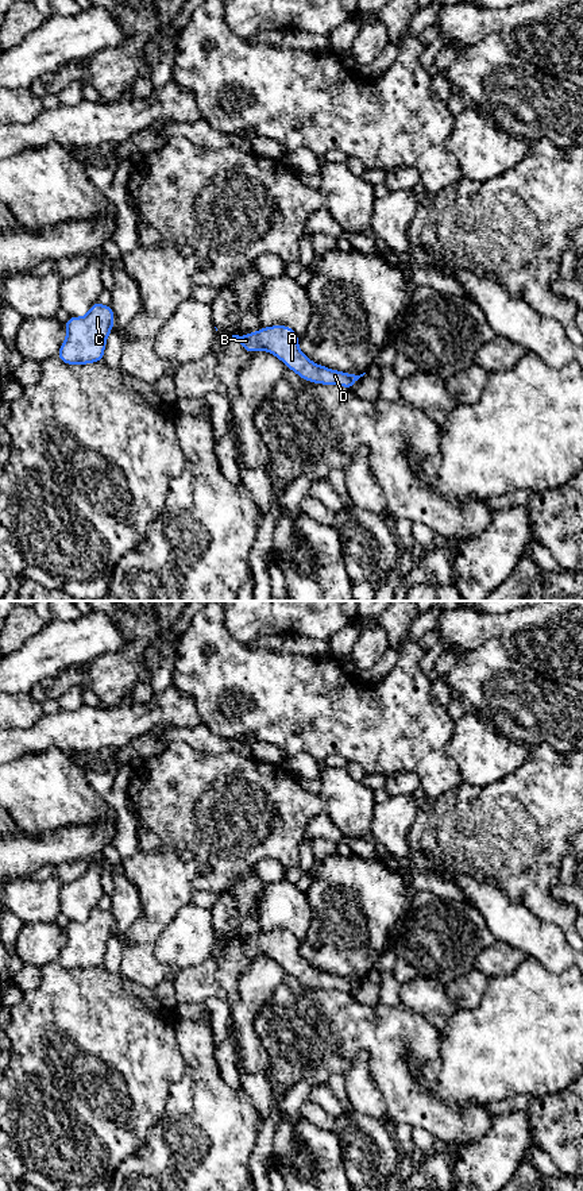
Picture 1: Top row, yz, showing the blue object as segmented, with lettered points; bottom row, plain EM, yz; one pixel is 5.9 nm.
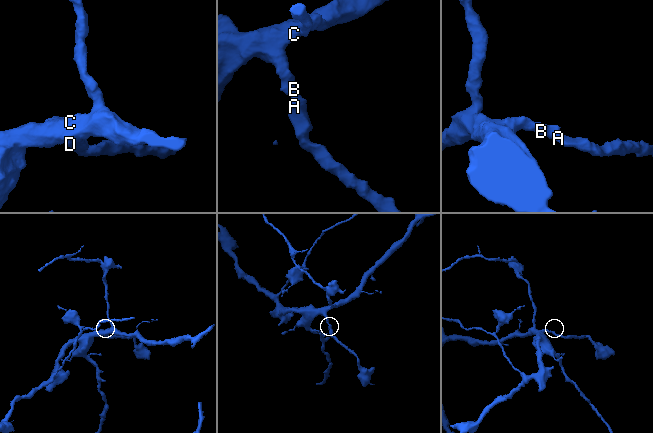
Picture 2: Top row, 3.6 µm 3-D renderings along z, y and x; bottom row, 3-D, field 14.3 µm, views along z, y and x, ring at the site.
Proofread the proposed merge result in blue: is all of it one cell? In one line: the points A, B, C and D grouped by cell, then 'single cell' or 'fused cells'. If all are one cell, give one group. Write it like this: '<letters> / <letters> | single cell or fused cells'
A B C D | single cell

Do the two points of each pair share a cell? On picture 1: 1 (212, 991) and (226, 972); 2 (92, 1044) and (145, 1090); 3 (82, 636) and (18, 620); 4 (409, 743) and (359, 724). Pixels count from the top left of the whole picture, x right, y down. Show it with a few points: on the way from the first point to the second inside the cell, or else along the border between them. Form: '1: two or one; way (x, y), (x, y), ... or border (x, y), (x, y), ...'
1: two; border (220, 949), (216, 979), (231, 1010)
2: one; way (105, 1055), (131, 1078)
3: two; border (47, 623), (19, 647)
4: one; way (397, 732), (392, 727), (371, 724)

